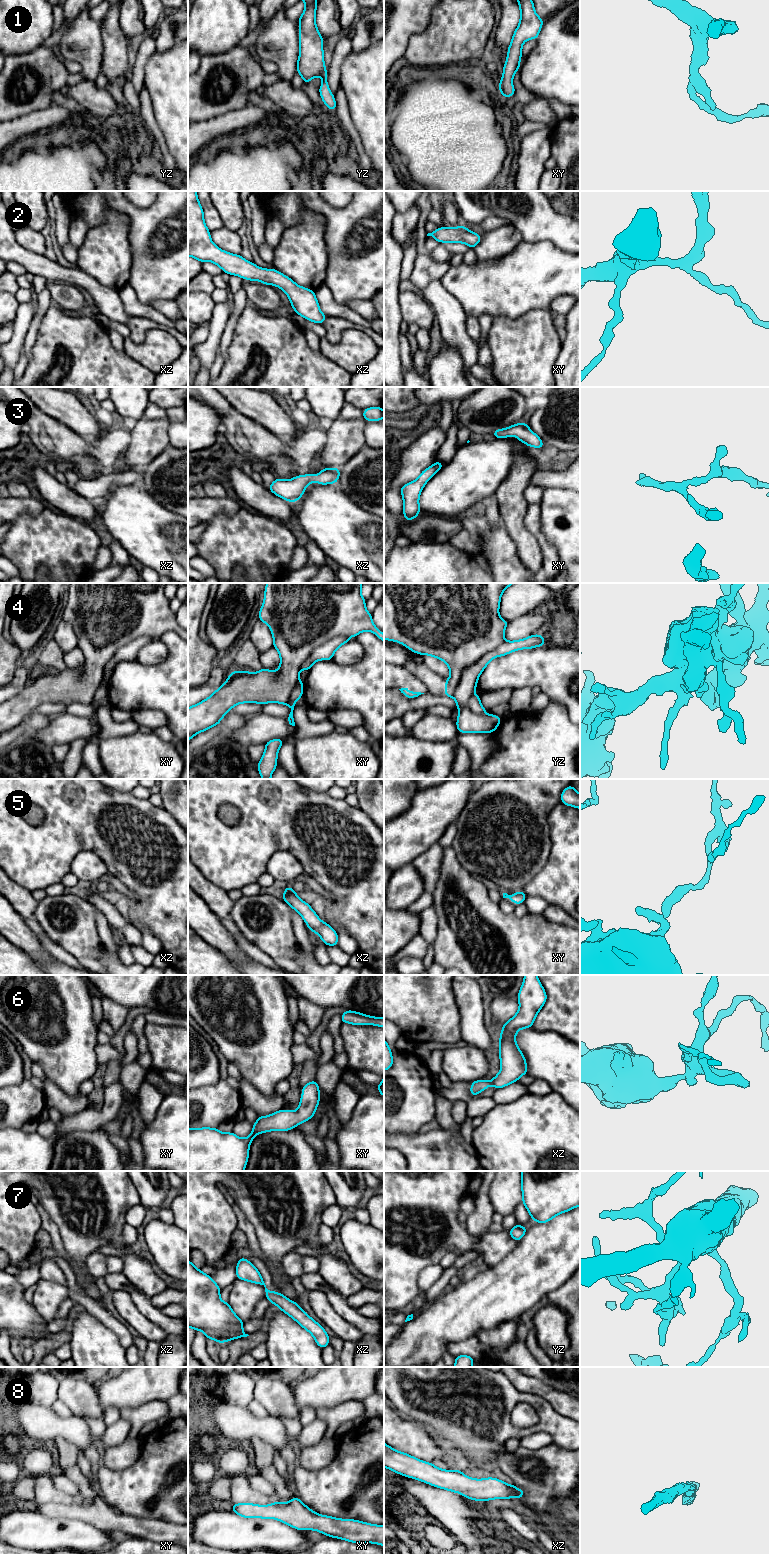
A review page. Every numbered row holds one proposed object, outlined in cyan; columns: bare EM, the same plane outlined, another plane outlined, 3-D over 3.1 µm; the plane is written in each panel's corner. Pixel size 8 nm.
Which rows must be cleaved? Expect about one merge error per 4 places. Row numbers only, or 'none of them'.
none of them

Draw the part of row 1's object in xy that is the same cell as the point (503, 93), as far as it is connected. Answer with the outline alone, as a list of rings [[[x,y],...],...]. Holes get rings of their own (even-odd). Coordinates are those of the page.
[[[518,0],[518,5],[520,7],[520,22],[508,47],[503,76],[499,83],[499,90],[503,97],[512,97],[515,94],[512,80],[517,69],[521,67],[522,45],[529,39],[537,39],[544,23],[544,20],[536,14],[532,0]]]

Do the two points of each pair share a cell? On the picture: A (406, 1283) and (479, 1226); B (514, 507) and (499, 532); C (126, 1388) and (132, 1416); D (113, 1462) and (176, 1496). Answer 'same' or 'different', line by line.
A: different
B: different
C: different
D: different

